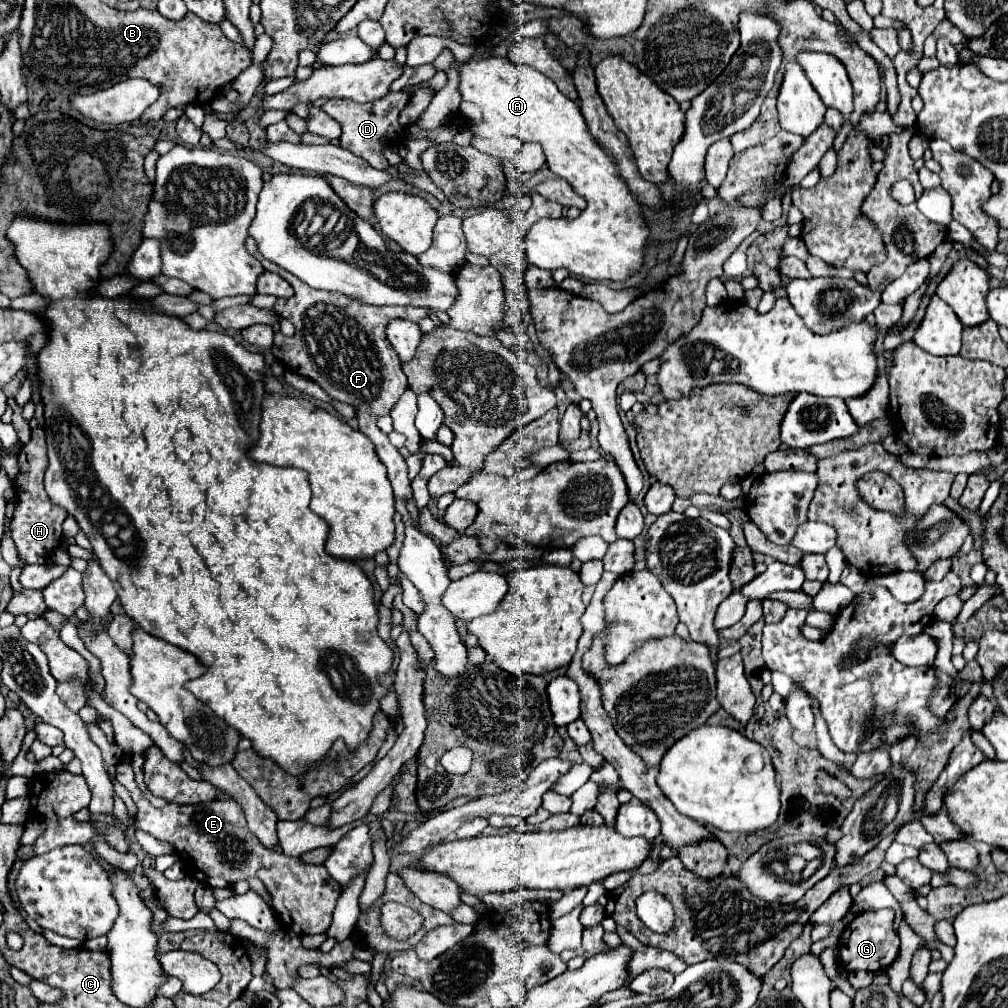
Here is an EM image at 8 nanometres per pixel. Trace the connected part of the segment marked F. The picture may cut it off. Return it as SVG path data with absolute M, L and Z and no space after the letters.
M281 270L279 276L293 286L295 296L289 300L277 300L275 312L281 318L293 322L295 336L291 336L291 340L275 340L275 358L287 370L317 382L331 398L357 408L359 430L363 430L363 434L367 434L375 444L379 460L387 466L387 476L391 480L395 498L405 500L411 522L421 530L419 508L415 506L415 498L411 494L411 480L407 478L405 458L395 446L391 446L387 434L375 426L375 416L389 414L399 396L407 390L407 378L401 370L399 358L385 338L387 322L391 318L419 322L431 312L419 306L367 306L343 294L315 290L285 270Z

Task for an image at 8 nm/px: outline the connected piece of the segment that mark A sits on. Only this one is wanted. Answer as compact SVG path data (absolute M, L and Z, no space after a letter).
M507 56L469 58L465 62L455 62L453 68L459 72L459 92L463 100L477 104L483 110L485 122L497 124L505 134L511 134L521 142L539 142L547 156L547 168L553 174L565 178L578 194L587 196L587 208L579 214L579 218L541 218L531 226L527 234L529 262L545 270L565 268L571 274L589 280L625 280L631 272L635 272L643 264L643 244L649 230L645 228L639 202L629 194L625 182L617 176L613 160L603 150L599 150L597 142L589 134L579 104L563 96L555 82L539 70L515 64Z

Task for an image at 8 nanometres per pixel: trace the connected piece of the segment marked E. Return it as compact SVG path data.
M123 754L115 764L117 782L121 782L131 798L135 800L139 814L135 820L135 828L149 832L155 840L167 842L187 864L189 876L201 884L209 884L211 888L227 888L237 880L247 880L251 876L261 878L269 896L275 914L279 914L281 928L293 930L295 934L323 934L331 926L331 914L335 902L343 888L339 882L327 874L325 866L303 864L299 858L289 858L285 854L267 850L259 838L247 828L245 814L237 802L231 798L217 798L213 802L203 804L173 804L169 802L165 808L155 808L141 794L135 784L135 776L131 770L131 756Z

